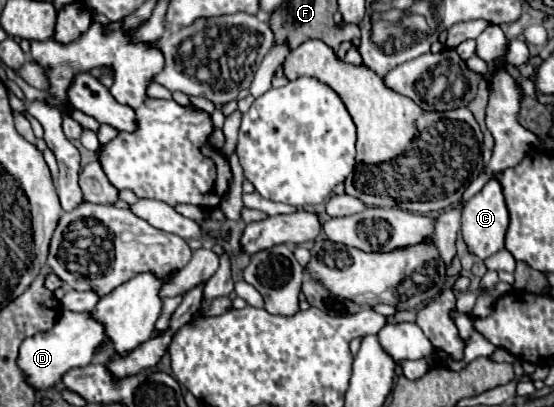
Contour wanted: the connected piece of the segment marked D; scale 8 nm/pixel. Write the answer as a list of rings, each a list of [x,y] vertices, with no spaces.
[[[64,310],[50,330],[30,336],[22,342],[18,366],[24,370],[24,374],[28,376],[28,382],[34,388],[46,390],[58,384],[64,372],[78,366],[88,366],[102,344],[106,344],[106,330],[102,322],[98,322],[90,312]]]

